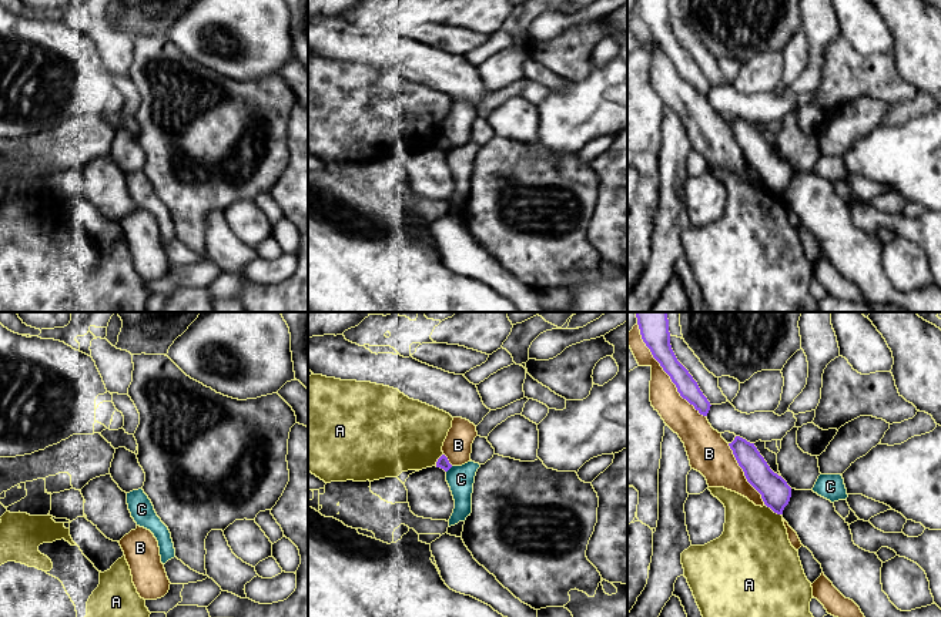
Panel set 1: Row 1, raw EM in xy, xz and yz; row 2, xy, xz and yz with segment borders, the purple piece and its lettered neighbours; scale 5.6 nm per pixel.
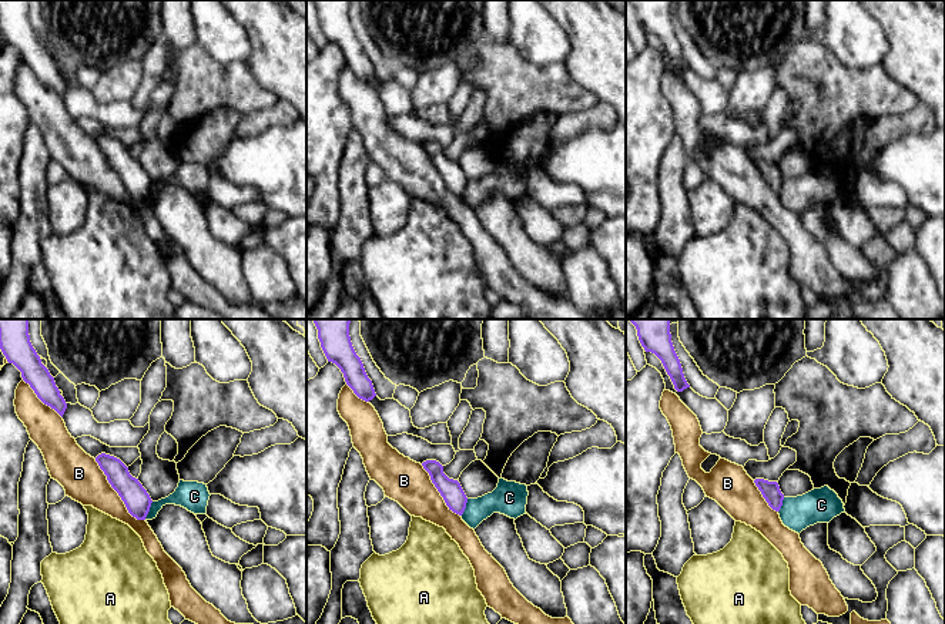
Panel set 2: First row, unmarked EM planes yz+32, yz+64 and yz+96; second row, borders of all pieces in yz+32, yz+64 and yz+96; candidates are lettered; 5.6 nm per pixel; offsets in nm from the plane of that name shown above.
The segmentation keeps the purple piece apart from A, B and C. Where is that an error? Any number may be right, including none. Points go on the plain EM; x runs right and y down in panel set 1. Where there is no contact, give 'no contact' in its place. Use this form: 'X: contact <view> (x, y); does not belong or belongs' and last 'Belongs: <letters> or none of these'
A: contact yz (773, 191); does not belong
B: contact yz (665, 52); does not belong
C: contact xz (449, 148); does not belong
Belongs: none of these

